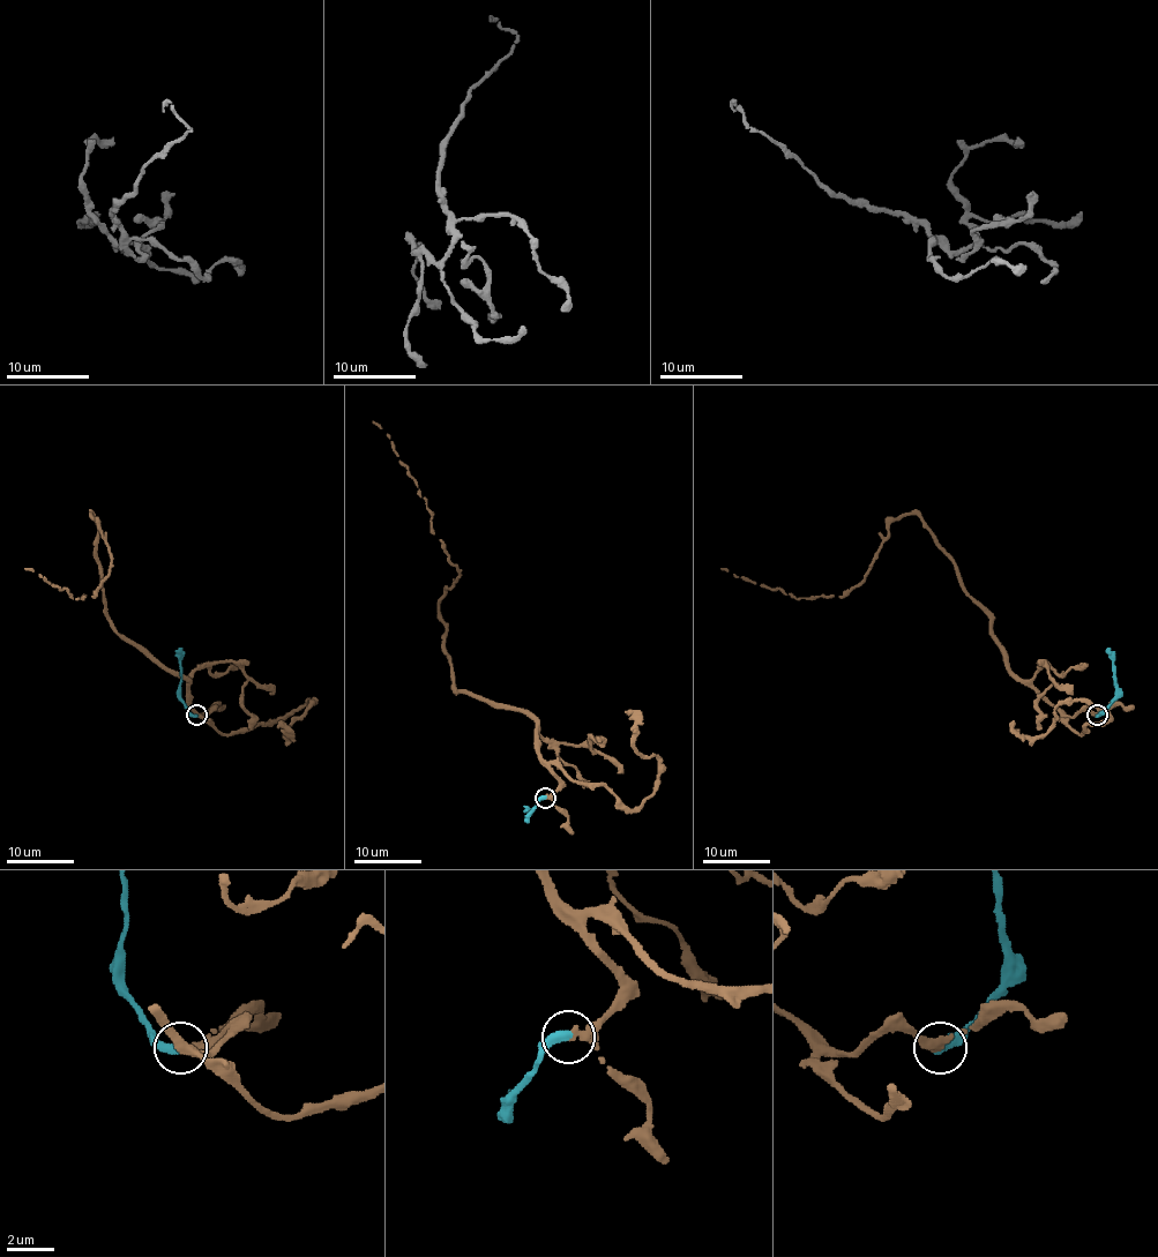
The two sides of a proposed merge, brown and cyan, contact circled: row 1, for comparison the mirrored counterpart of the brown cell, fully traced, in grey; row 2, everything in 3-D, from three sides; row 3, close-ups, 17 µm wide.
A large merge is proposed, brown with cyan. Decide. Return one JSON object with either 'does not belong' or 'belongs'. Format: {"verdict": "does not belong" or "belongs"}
{"verdict": "belongs"}

